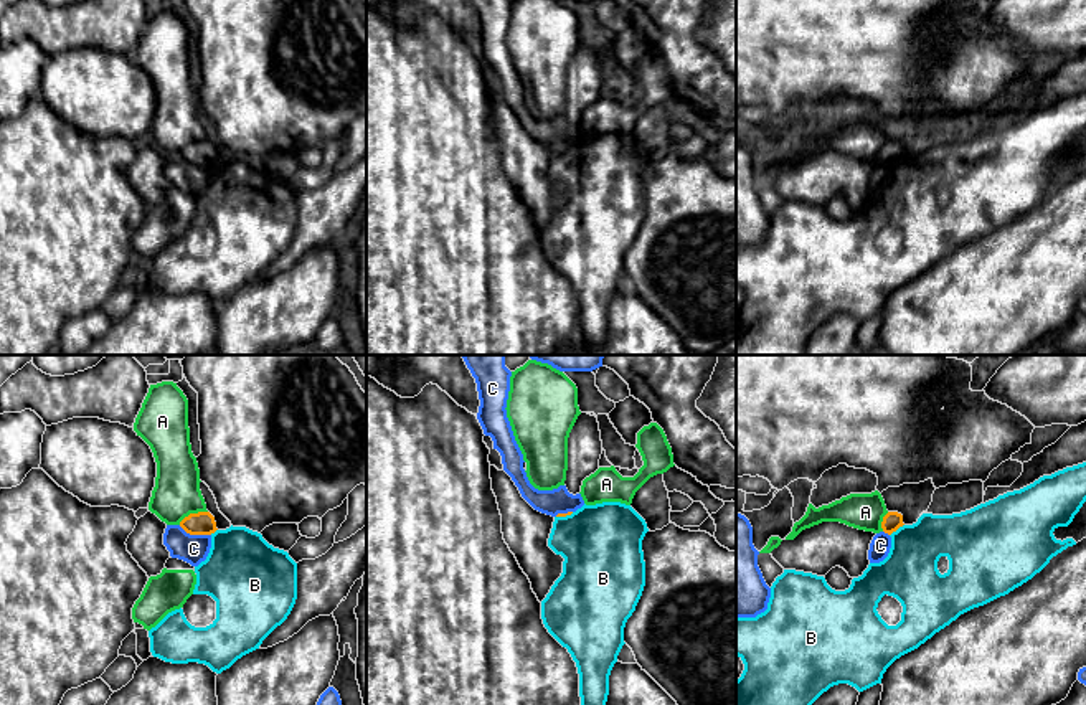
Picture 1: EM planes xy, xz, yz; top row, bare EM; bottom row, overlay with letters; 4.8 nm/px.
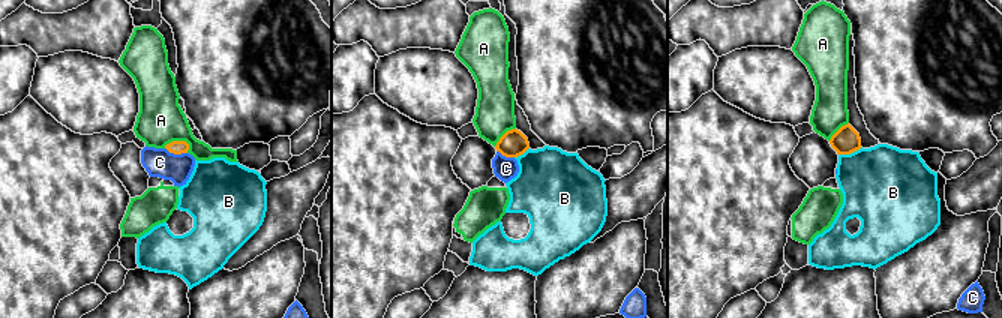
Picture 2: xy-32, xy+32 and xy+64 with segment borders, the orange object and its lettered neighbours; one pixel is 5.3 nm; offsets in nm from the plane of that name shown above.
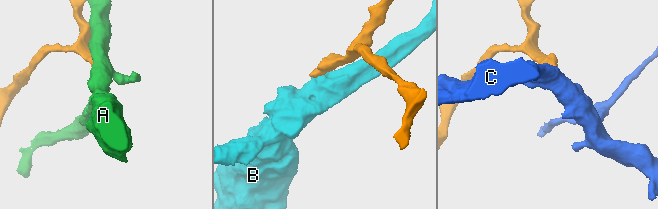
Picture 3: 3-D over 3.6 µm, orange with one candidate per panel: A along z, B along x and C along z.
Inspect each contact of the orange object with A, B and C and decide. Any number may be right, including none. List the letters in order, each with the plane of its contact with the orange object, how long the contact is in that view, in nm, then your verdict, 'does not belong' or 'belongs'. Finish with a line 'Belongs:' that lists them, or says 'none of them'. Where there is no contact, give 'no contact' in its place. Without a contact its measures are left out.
A: xy | 160 nm | does not belong
B: yz | 90 nm | does not belong
C: xy | 170 nm | does not belong
Belongs: none of them

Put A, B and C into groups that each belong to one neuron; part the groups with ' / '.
A / B / C

